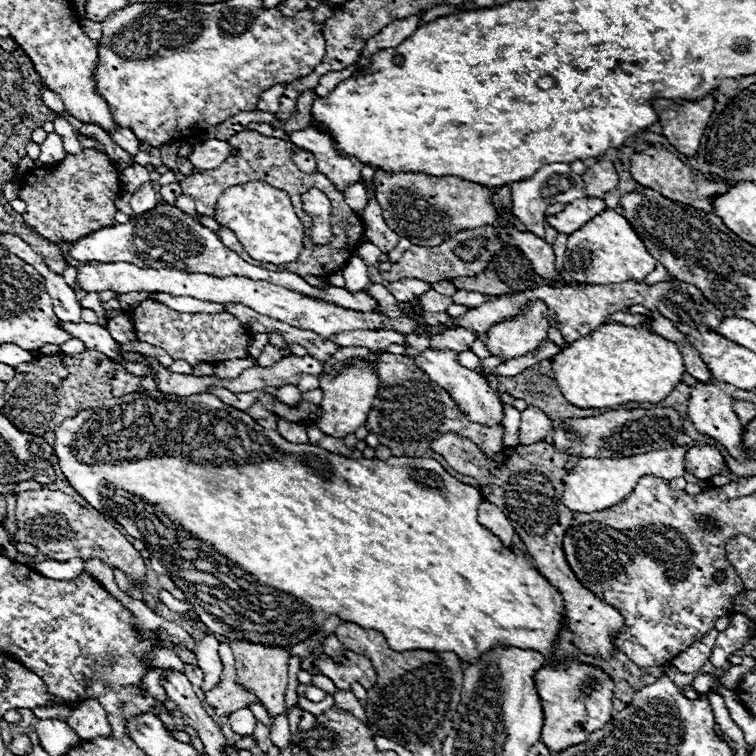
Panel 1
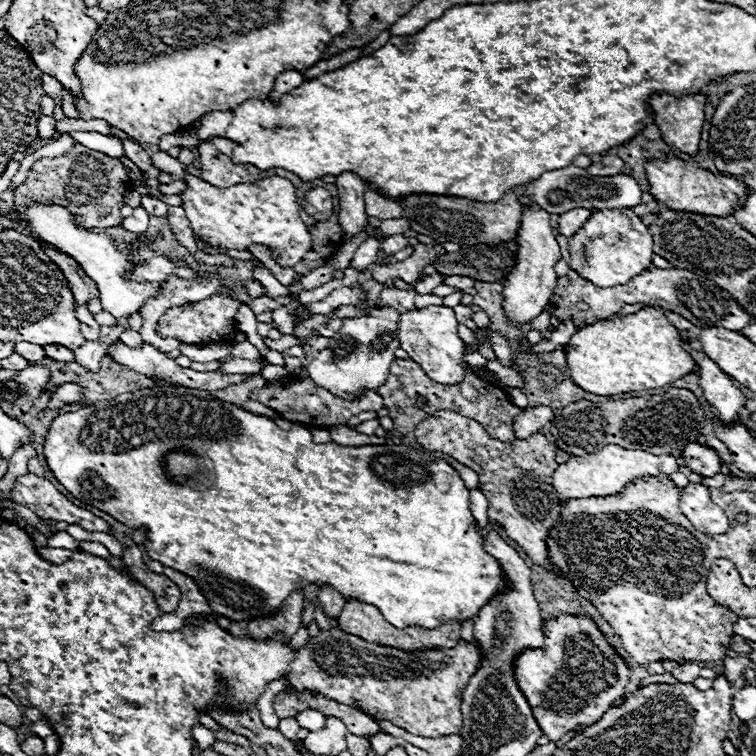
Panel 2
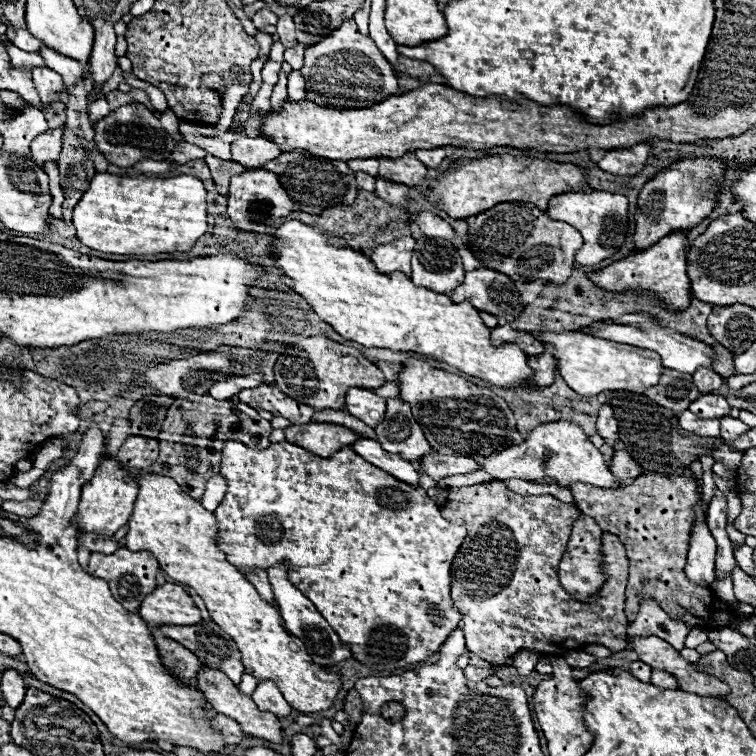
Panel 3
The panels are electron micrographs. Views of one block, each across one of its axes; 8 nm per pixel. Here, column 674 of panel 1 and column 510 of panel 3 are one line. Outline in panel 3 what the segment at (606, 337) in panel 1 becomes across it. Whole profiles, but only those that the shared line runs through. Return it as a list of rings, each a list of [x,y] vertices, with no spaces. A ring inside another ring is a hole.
[[[300,220],[284,222],[270,234],[274,236],[272,256],[276,256],[276,268],[294,280],[292,290],[342,338],[354,340],[366,348],[432,356],[500,388],[528,384],[532,376],[526,364],[528,356],[514,344],[492,346],[490,330],[482,324],[478,310],[474,310],[470,302],[454,304],[446,294],[414,286],[402,272],[382,274],[366,254]]]

